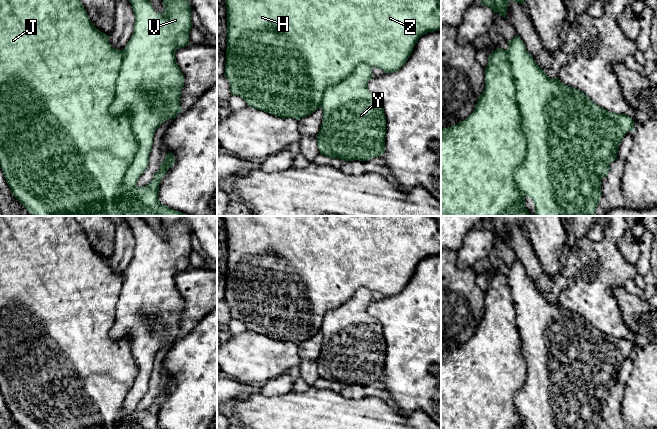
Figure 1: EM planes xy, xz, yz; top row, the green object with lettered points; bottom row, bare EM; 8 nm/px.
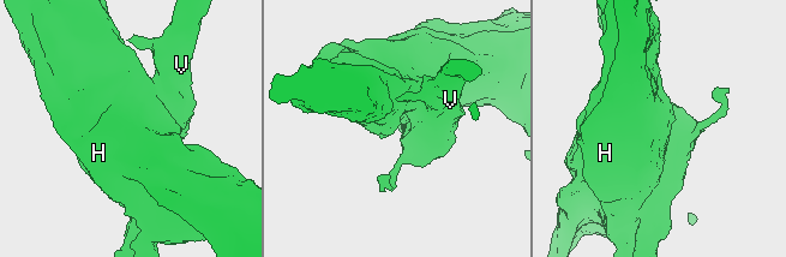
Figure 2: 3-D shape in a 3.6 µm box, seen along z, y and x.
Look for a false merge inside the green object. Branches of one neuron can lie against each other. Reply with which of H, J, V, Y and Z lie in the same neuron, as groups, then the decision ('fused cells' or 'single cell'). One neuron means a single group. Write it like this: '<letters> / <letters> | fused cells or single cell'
H J Z / V Y | fused cells

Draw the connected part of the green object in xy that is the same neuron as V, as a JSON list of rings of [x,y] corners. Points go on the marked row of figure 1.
[[[129,0],[129,2],[135,15],[134,31],[123,50],[115,99],[109,106],[109,113],[116,117],[122,114],[130,115],[131,130],[138,149],[124,175],[117,199],[137,186],[139,177],[147,169],[155,130],[183,111],[180,106],[180,95],[185,77],[177,64],[175,51],[189,44],[189,34],[193,27],[192,10],[188,0],[163,0],[162,14],[154,11],[149,0]]]

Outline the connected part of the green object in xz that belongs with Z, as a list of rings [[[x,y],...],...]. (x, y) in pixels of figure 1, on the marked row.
[[[225,0],[225,3],[227,8],[227,48],[224,76],[230,83],[230,92],[232,95],[242,97],[247,106],[262,110],[280,118],[294,118],[299,120],[315,112],[321,107],[324,91],[329,86],[335,85],[348,77],[354,71],[355,67],[361,63],[368,64],[371,67],[380,68],[385,73],[398,71],[408,60],[415,44],[422,35],[428,32],[441,30],[441,3],[439,0]]]

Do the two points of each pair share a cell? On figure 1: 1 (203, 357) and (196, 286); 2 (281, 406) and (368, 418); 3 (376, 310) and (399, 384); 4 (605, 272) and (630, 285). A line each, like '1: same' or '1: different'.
1: different
2: same
3: same
4: different

